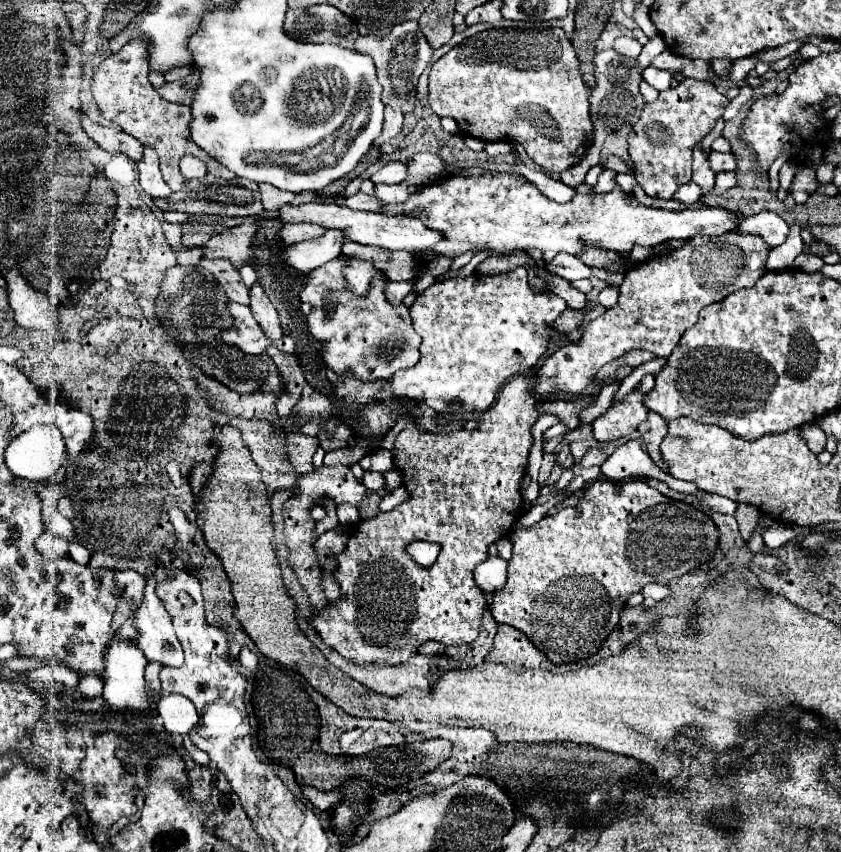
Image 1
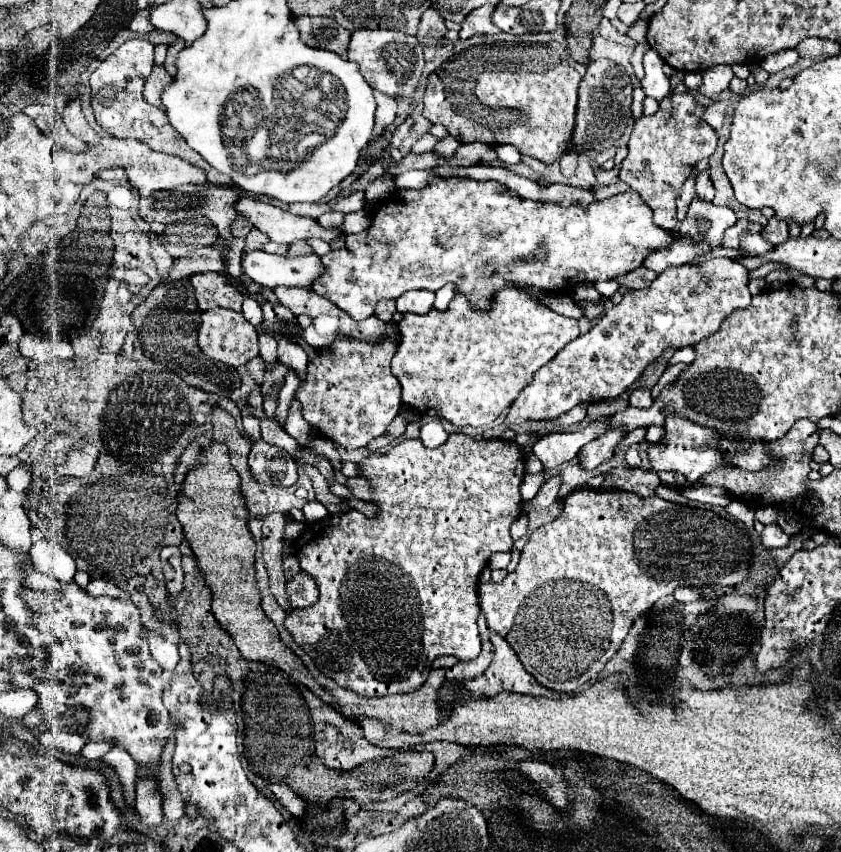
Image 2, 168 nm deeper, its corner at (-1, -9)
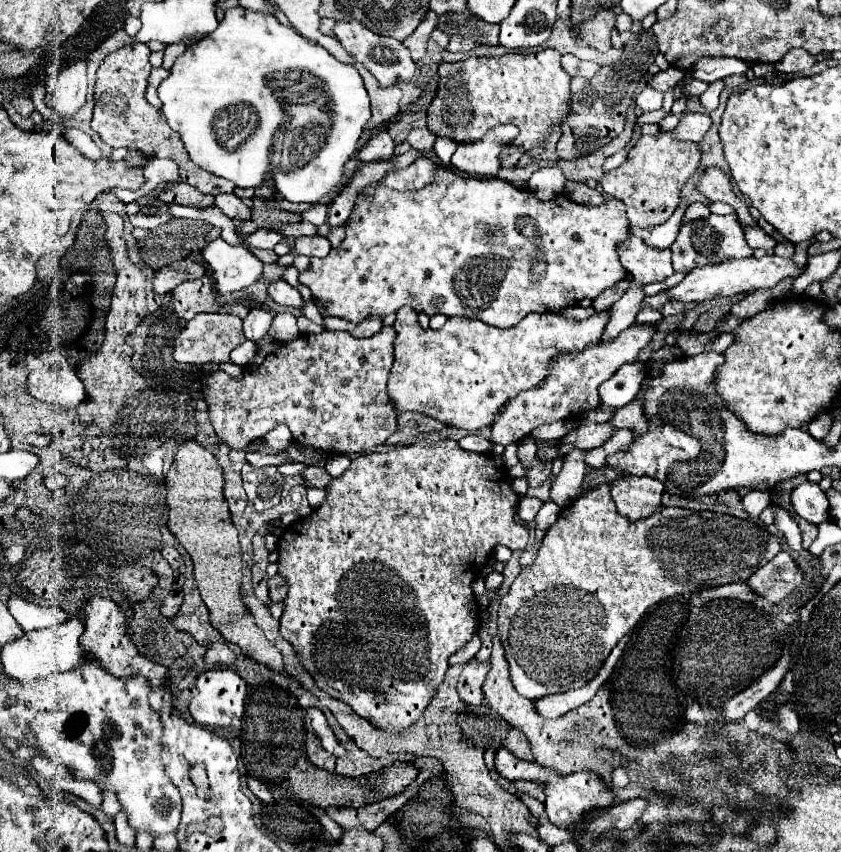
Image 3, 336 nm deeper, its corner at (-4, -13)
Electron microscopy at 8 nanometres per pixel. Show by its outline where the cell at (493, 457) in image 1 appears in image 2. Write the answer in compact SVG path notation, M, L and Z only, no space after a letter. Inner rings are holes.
M454 433L448 437L448 441L436 449L428 449L422 445L420 439L406 439L398 443L394 449L390 449L384 455L368 455L362 461L356 463L360 477L370 481L370 503L378 507L374 517L366 517L360 511L346 511L336 515L326 515L324 519L316 523L308 523L304 533L294 543L294 555L300 559L300 571L308 573L320 591L320 597L314 605L304 609L294 609L286 615L284 627L316 663L322 675L334 679L344 689L354 691L358 697L384 697L394 693L414 693L426 683L426 677L430 673L430 665L440 655L454 655L460 661L472 661L480 655L480 637L478 637L478 577L480 571L488 565L488 559L494 551L510 551L514 541L510 537L510 525L516 521L522 513L522 497L520 497L520 483L524 479L524 453L518 449L514 441L502 441L502 439L482 439L474 441L468 435Z

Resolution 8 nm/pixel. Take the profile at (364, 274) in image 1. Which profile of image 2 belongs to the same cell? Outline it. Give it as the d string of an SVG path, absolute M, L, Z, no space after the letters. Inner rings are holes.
M432 179L426 187L422 189L398 189L394 193L390 193L386 199L380 201L378 207L374 207L370 211L372 215L372 223L366 229L366 233L356 233L356 235L346 235L346 247L340 251L330 251L328 255L322 257L322 265L324 265L324 273L322 277L318 277L312 283L312 289L326 297L328 301L332 301L338 309L346 311L352 319L362 321L370 315L374 315L374 307L378 301L382 299L398 299L402 293L410 291L410 289L428 289L428 291L438 291L442 289L446 283L454 283L456 285L456 295L464 295L468 297L470 309L474 311L490 311L492 299L498 291L506 289L506 287L528 287L528 289L540 289L540 291L552 291L552 293L566 293L572 289L572 285L576 283L596 283L596 281L608 281L614 279L618 275L626 275L630 271L634 271L636 267L642 265L642 257L646 257L646 249L658 249L658 245L666 245L666 241L670 241L670 233L664 229L658 229L652 225L652 213L646 207L646 203L642 199L638 199L638 193L634 193L632 189L618 193L610 199L604 201L594 201L588 207L560 207L556 203L544 203L544 201L528 201L528 199L520 199L514 191L508 191L504 185L496 183L496 181L474 181L474 179Z

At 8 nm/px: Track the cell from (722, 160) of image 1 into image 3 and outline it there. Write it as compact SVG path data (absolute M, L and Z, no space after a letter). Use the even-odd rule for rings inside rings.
M695 201L695 203L691 203L691 205L687 207L687 213L685 213L685 221L683 221L683 223L693 221L693 219L703 219L703 217L709 217L709 215L711 215L709 207L707 207L705 203Z

